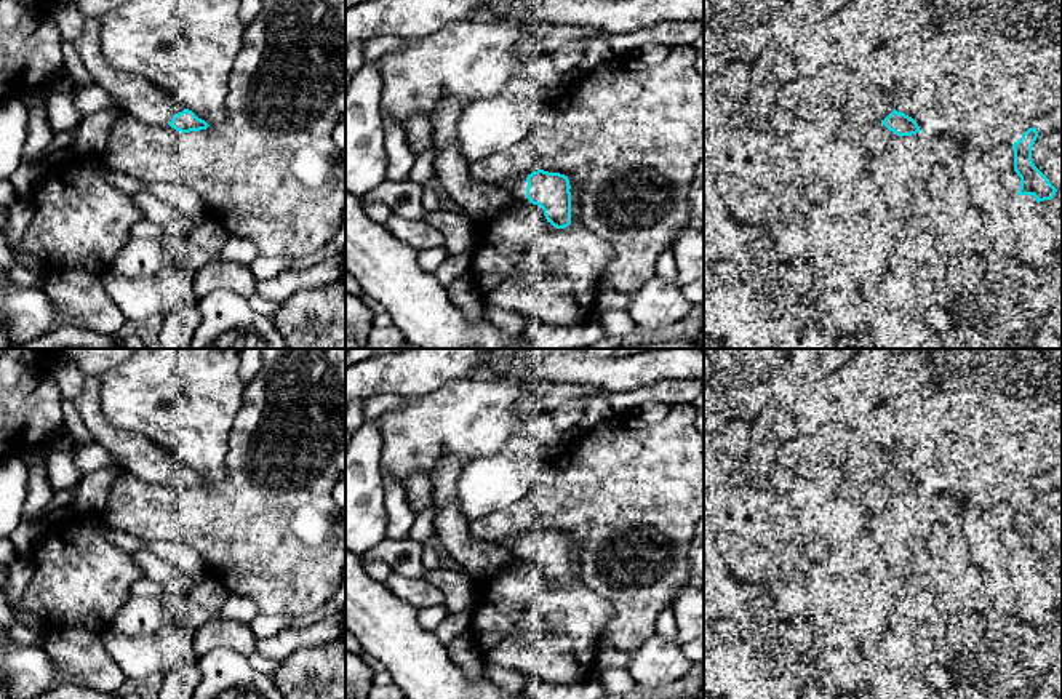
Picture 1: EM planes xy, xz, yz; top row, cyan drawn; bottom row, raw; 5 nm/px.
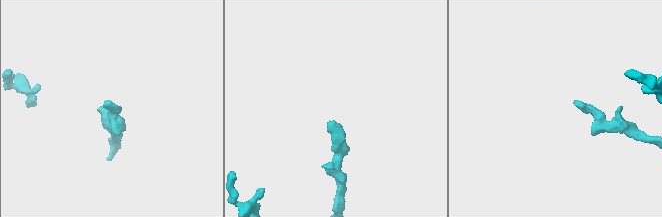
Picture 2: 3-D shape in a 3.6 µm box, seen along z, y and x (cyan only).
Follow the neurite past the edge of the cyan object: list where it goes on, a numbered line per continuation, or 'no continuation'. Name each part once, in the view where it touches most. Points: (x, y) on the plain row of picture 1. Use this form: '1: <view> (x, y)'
1: xy (138, 455)

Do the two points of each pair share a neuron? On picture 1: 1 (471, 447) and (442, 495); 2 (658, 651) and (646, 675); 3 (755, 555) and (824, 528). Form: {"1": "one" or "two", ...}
{"1": "two", "2": "one", "3": "two"}

